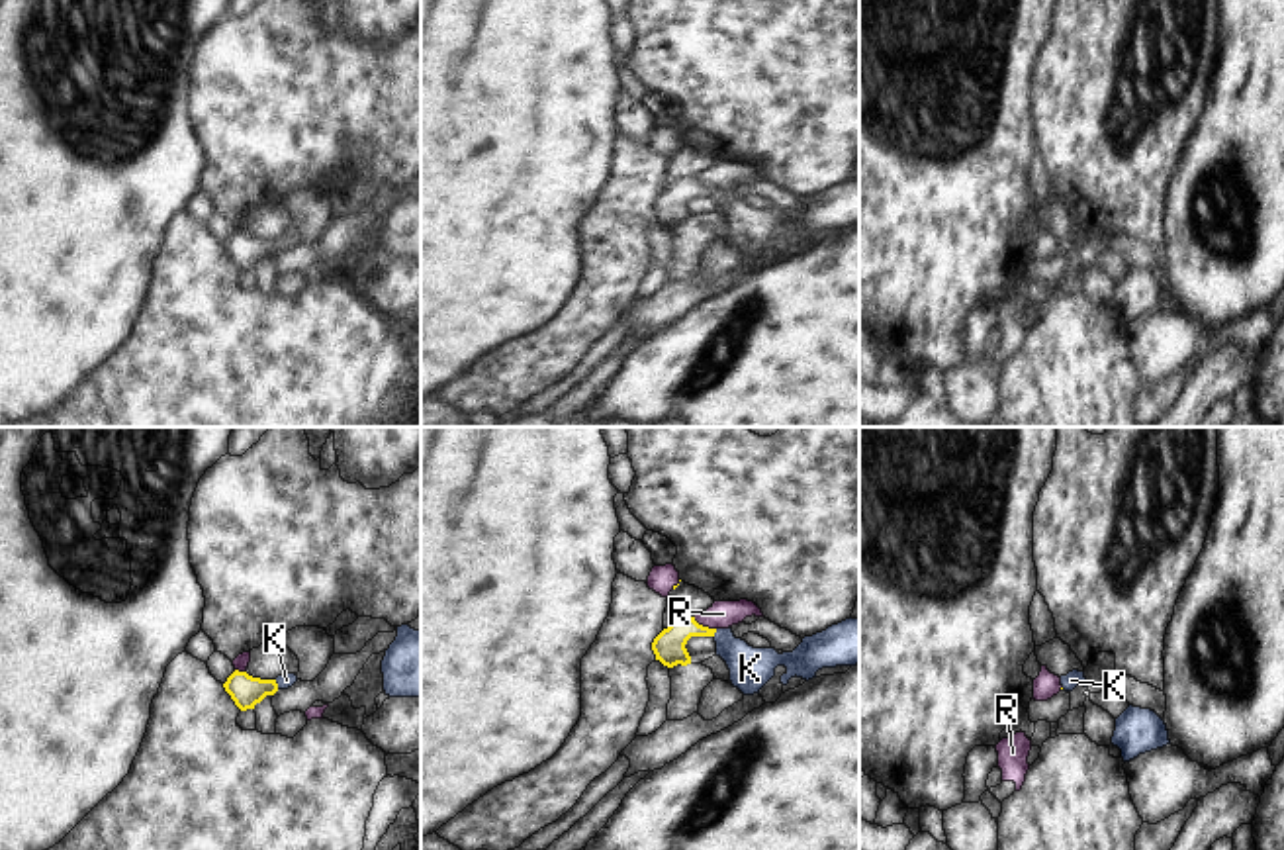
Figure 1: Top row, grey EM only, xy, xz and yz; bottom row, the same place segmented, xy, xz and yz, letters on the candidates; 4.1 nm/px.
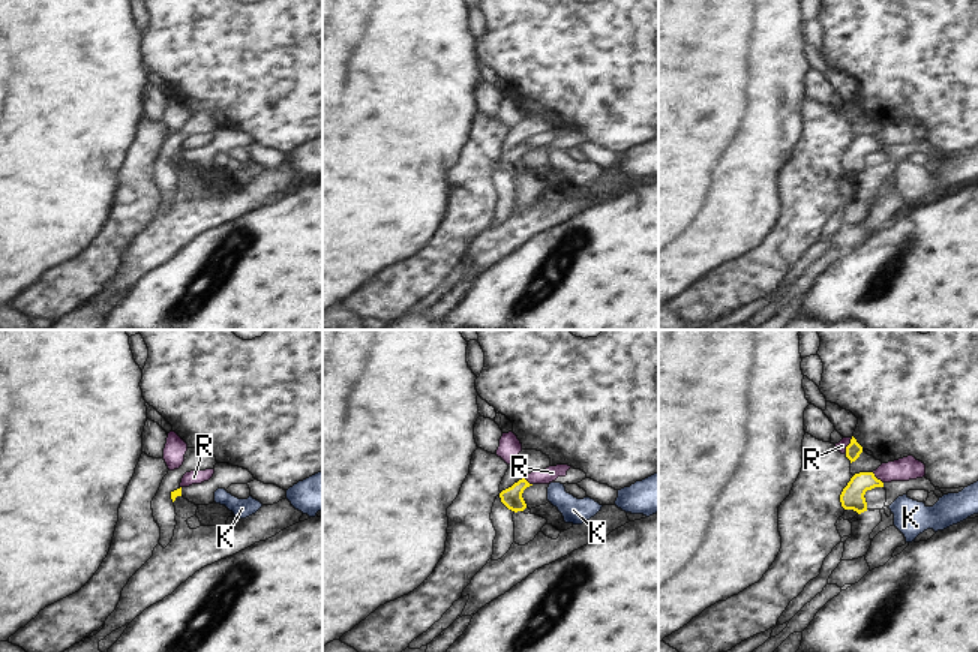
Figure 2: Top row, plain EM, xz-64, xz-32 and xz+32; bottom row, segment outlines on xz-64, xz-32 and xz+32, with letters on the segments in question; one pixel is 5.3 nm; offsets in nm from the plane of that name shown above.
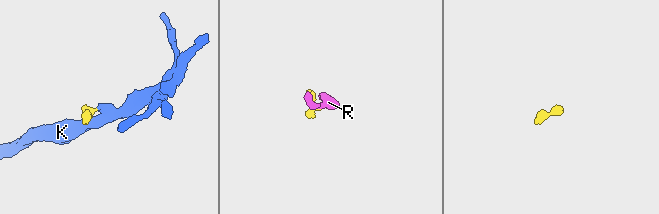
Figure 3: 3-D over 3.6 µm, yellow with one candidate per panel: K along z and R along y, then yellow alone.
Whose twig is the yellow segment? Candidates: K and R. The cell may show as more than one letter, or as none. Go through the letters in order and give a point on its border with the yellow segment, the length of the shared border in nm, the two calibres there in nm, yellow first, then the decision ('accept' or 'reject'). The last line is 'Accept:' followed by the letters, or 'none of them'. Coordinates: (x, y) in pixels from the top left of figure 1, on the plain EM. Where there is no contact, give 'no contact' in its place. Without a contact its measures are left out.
K: xy (276, 245) | 40 nm | 130/60 nm | accept
R: xz (705, 188) | 110 nm | 130/110 nm | reject
Accept: K

